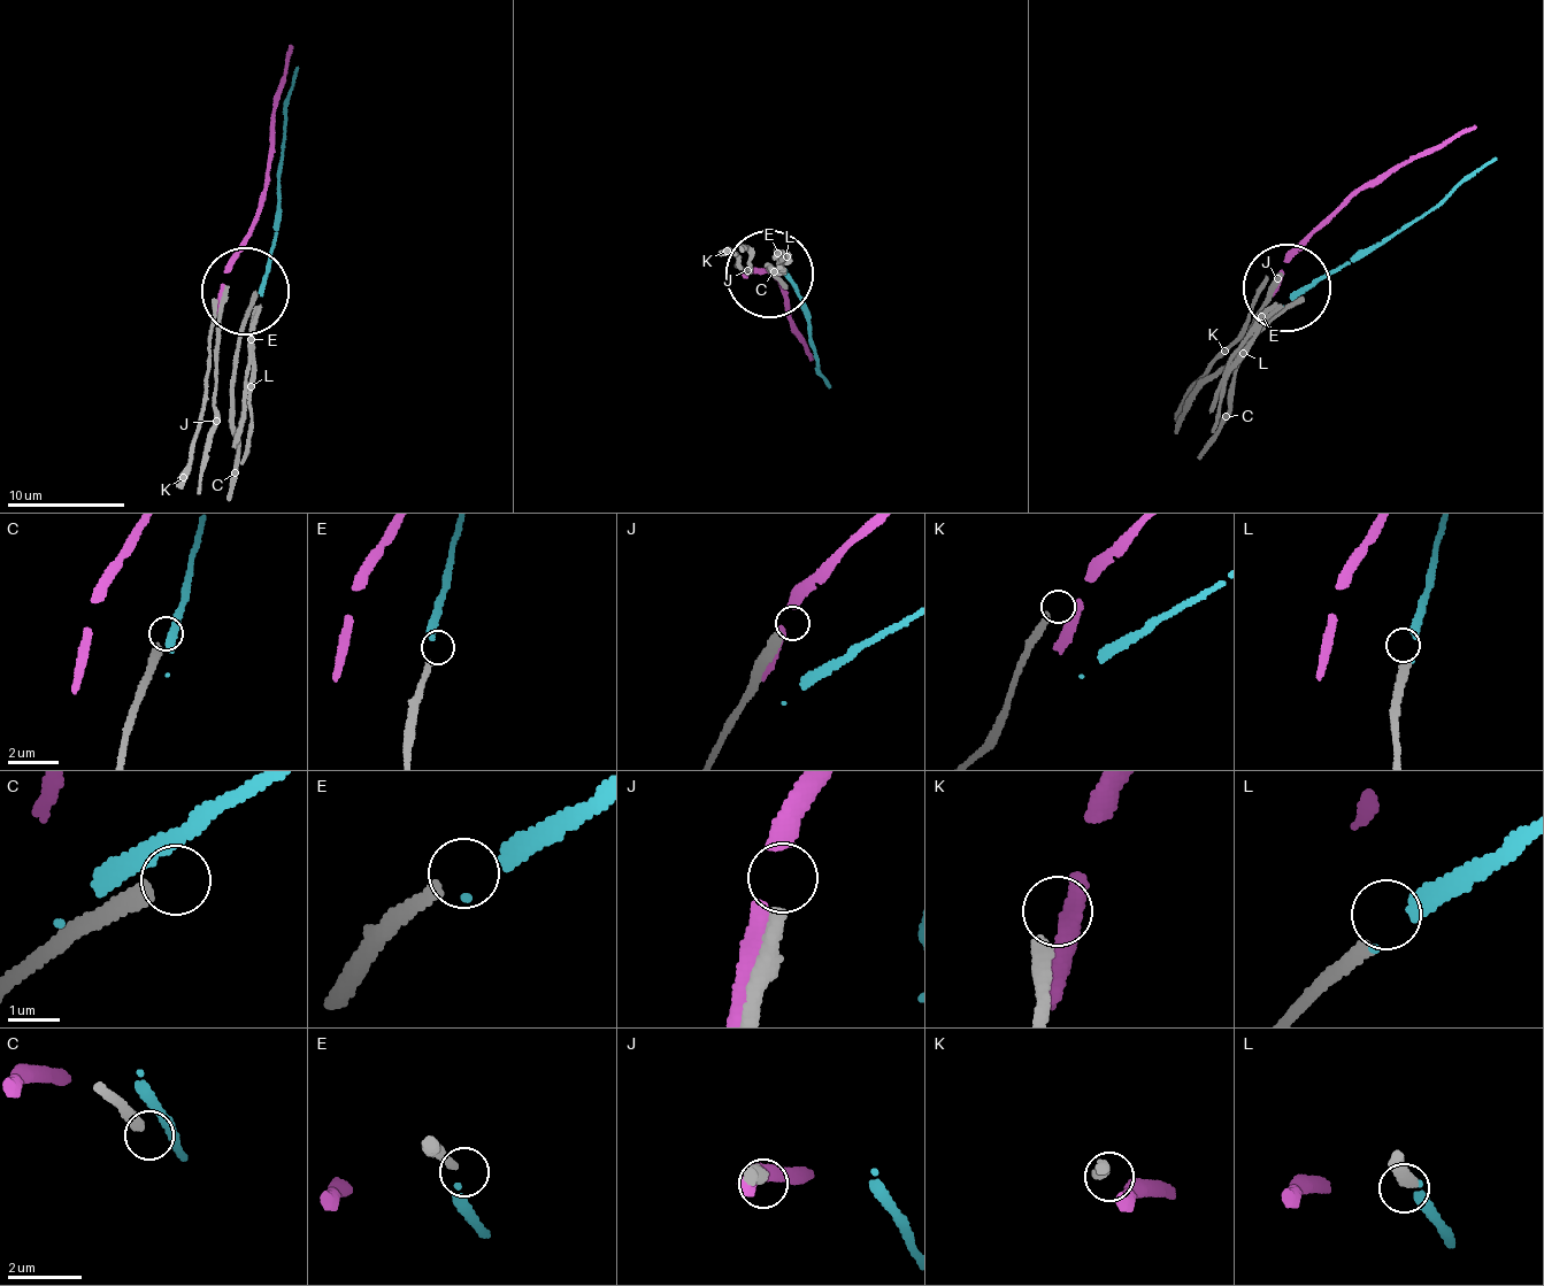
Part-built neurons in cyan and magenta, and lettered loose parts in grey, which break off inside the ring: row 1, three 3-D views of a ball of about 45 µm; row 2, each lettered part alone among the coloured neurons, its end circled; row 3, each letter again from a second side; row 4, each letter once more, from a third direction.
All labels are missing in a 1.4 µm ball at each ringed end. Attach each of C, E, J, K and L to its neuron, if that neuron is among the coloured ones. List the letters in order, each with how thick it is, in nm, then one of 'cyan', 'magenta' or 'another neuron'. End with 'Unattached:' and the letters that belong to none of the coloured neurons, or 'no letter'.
C: calibre 320 nm; another neuron
E: calibre 220 nm; another neuron
J: calibre 360 nm; another neuron
K: calibre 300 nm; another neuron
L: calibre 320 nm; cyan
Unattached: C, E, J, K

